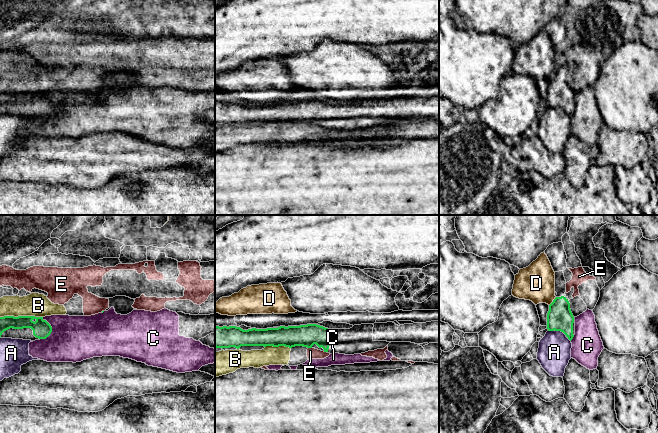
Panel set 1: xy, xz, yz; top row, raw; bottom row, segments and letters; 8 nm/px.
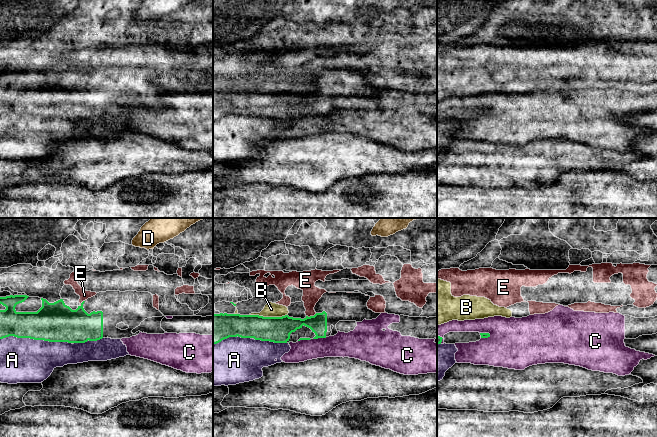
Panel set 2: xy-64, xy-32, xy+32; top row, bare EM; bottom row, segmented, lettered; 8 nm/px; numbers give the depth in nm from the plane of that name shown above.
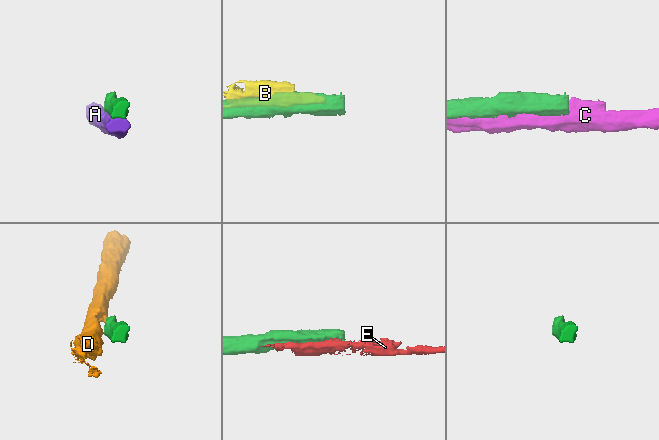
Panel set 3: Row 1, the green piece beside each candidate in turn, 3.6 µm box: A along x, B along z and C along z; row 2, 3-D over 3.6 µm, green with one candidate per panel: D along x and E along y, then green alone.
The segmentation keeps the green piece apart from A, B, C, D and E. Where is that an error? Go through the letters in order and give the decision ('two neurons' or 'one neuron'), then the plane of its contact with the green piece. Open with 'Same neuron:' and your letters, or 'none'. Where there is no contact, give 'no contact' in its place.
Same neuron: none
A: two neurons | yz
B: two neurons | xy
C: two neurons | xy
D: two neurons | yz
E: two neurons | xz

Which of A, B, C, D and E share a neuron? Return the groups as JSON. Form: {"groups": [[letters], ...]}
{"groups": [["A"], ["B", "E"], ["C"], ["D"]]}

